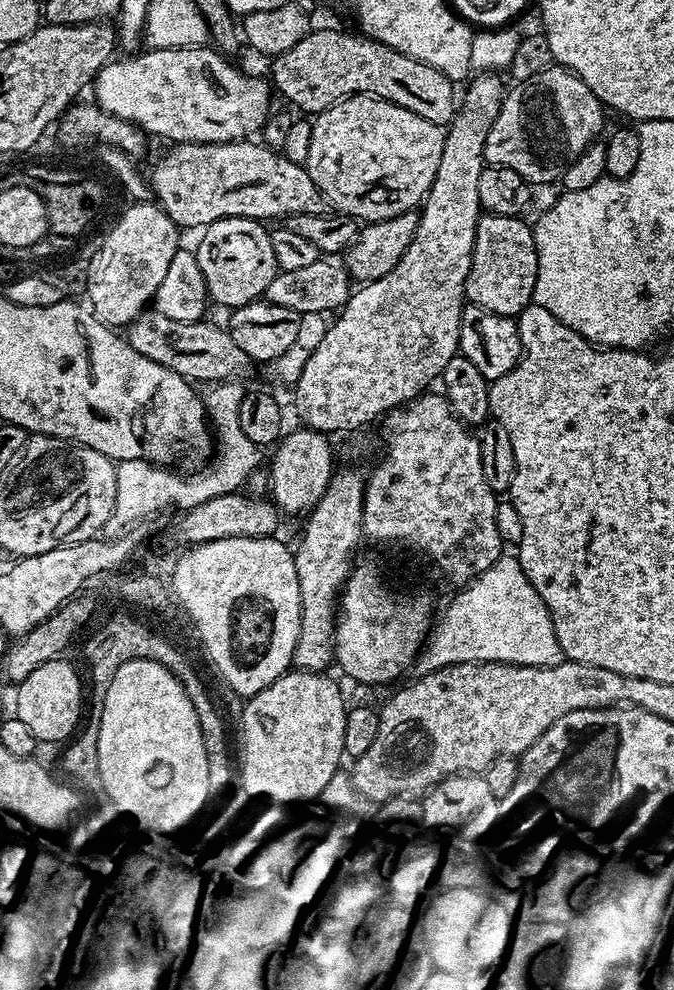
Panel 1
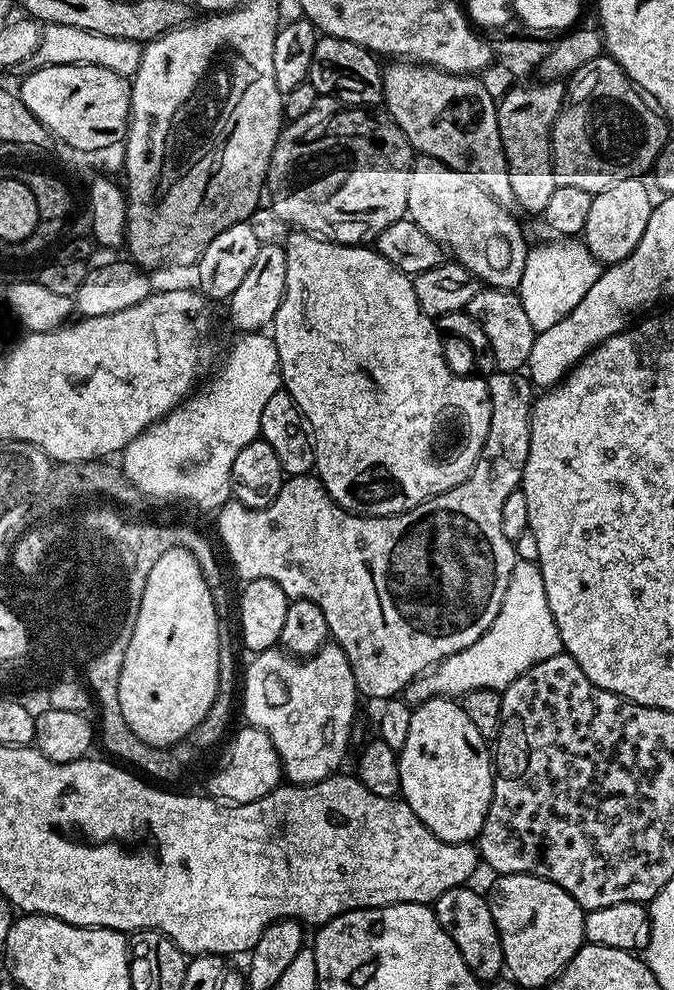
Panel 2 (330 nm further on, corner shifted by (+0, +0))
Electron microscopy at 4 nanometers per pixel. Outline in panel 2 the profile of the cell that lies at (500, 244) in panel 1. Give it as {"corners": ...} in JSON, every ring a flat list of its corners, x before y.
{"corners":[[433,156,415,157,410,174,407,219,422,226,455,263,470,270,481,285,489,288,519,289,522,270,526,270,530,244,524,241,524,232,512,214,494,202,494,198,466,173,438,162]]}

